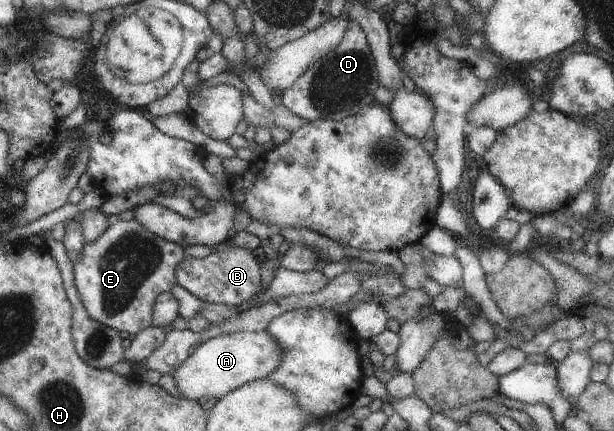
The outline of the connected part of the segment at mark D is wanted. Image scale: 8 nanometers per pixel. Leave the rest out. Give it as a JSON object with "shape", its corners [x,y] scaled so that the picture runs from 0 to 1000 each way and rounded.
{"shape":[[[570,46],[555,97],[511,144],[474,204],[459,216],[458,241],[500,283],[516,276],[554,281],[612,237],[611,213],[617,200],[614,151],[594,72],[581,49]]]}

